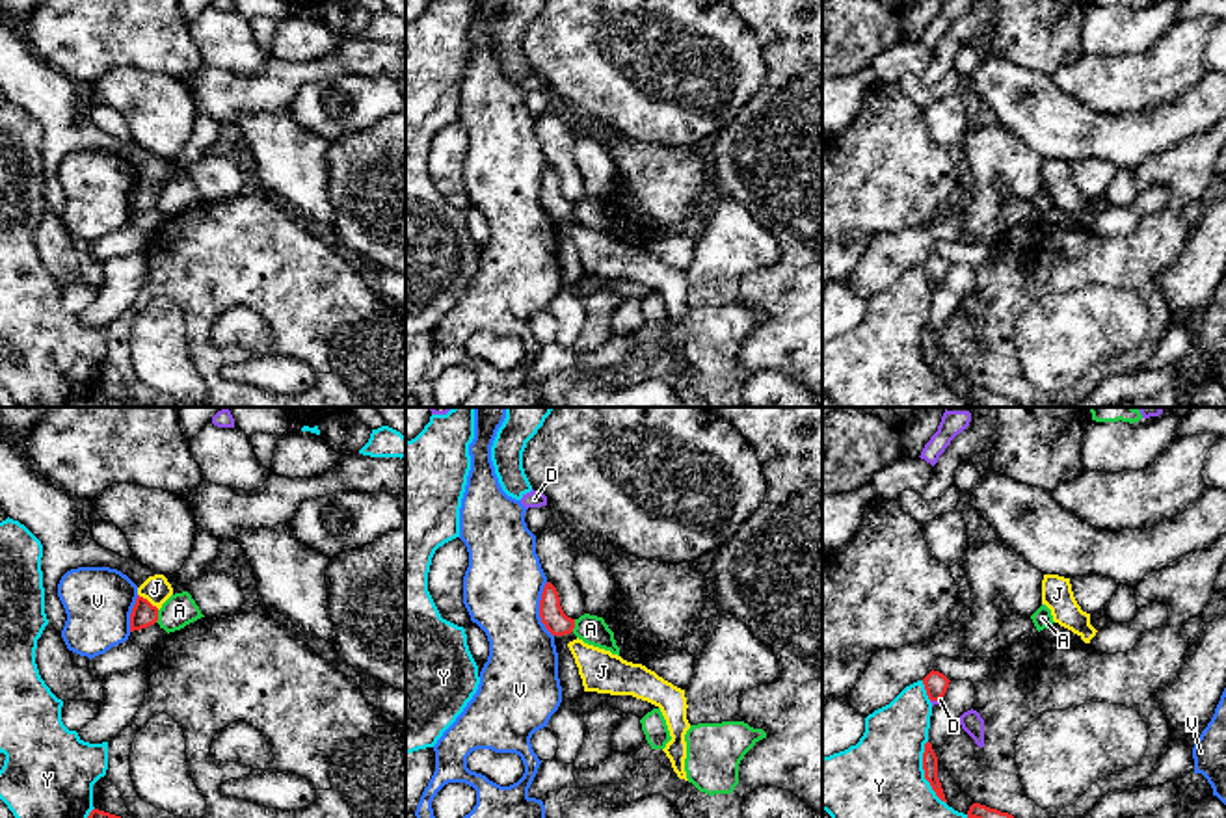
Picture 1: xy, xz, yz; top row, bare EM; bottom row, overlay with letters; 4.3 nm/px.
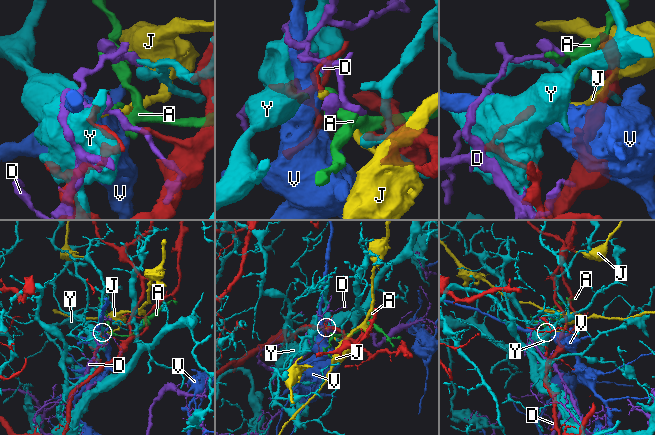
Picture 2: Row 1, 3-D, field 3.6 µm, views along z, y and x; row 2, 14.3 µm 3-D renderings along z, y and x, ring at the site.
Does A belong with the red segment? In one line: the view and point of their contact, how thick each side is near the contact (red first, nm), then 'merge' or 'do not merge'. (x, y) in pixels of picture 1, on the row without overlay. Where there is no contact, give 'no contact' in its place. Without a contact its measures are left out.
xy (157, 199) | 110/140 nm | do not merge

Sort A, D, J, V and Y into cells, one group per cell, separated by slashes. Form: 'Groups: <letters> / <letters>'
Groups: A / D / J / V / Y

